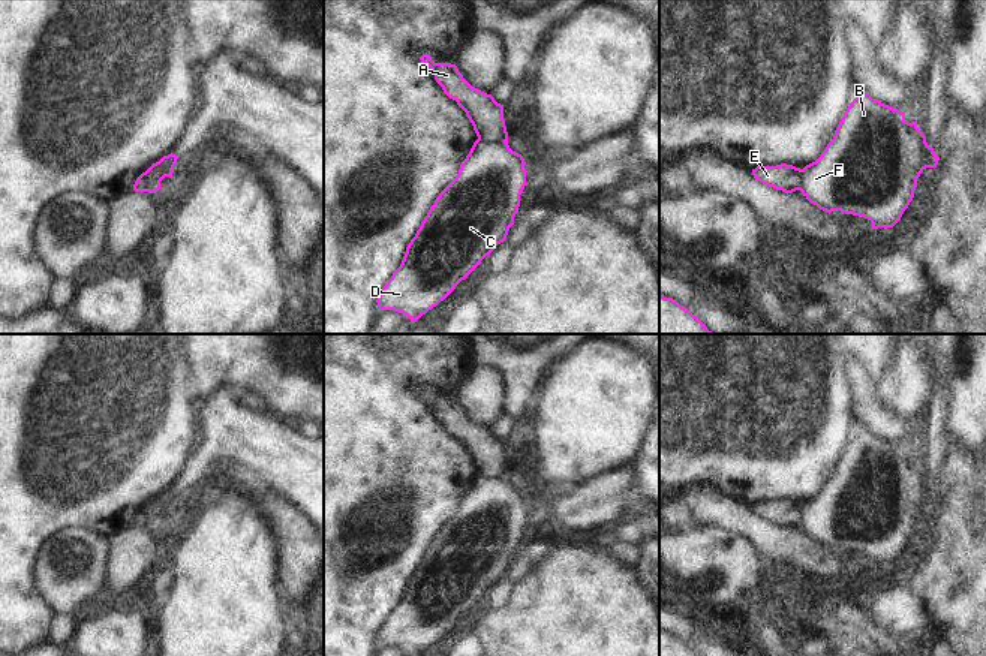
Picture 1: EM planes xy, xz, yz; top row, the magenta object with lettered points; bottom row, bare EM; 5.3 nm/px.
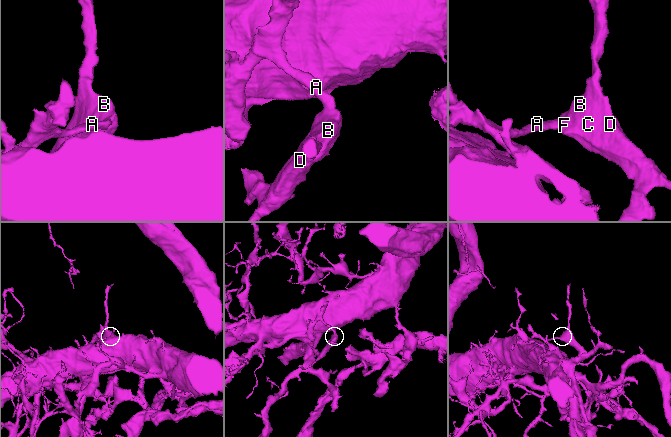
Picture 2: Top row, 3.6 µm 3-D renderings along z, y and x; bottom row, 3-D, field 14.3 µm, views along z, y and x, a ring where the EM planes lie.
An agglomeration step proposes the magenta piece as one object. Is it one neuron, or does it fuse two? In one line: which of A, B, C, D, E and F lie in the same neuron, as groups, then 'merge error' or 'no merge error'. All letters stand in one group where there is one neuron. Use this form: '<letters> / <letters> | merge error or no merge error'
A E / B C D F | merge error

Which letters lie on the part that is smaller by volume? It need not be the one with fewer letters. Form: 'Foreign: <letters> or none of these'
Foreign: A, E

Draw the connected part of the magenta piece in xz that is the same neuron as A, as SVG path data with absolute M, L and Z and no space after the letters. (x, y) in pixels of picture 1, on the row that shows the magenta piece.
M423 54L420 60L432 69L444 93L466 112L478 139L486 142L508 141L503 105L497 103L492 94L472 87L456 64L435 63L429 54Z

